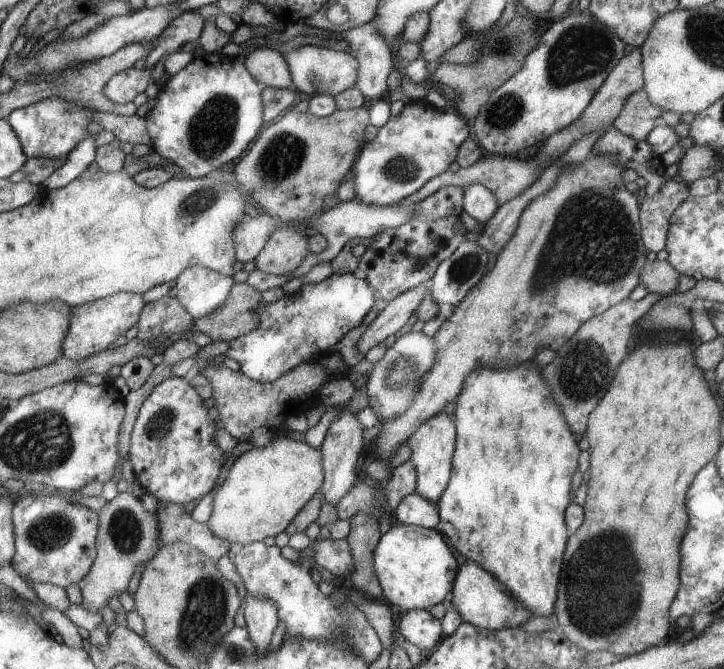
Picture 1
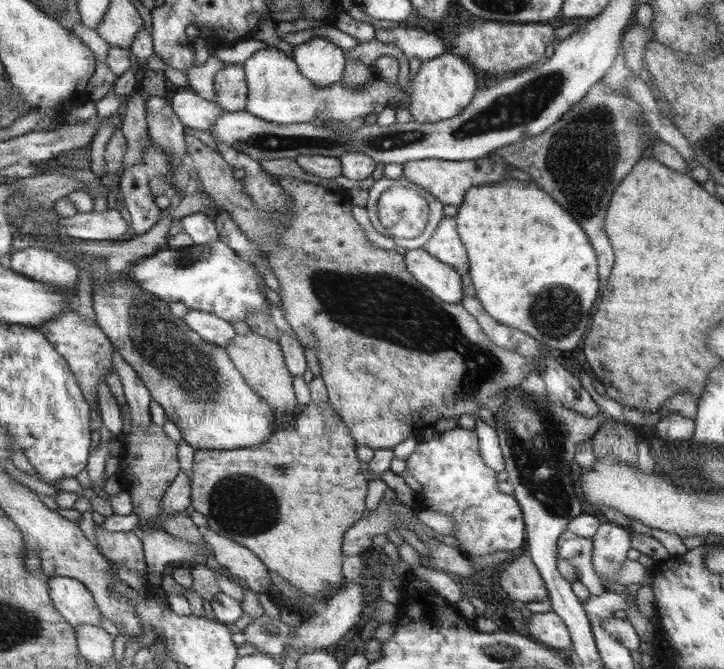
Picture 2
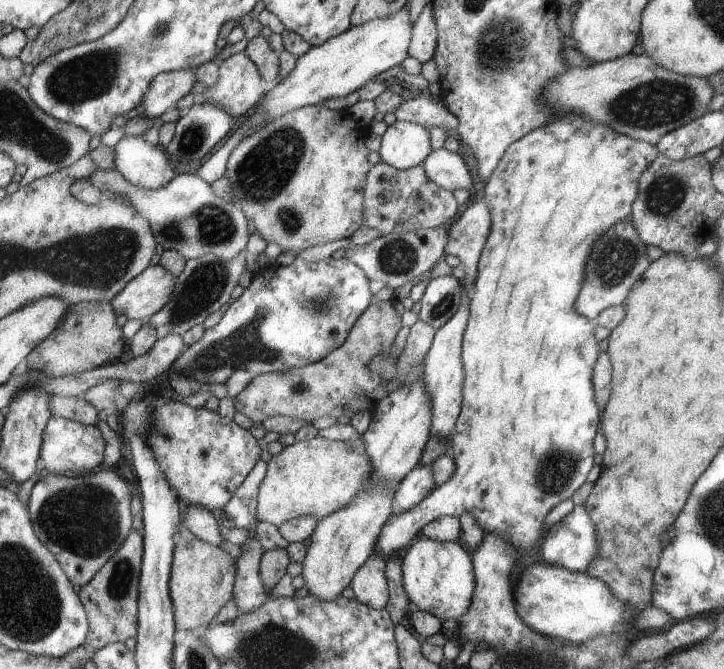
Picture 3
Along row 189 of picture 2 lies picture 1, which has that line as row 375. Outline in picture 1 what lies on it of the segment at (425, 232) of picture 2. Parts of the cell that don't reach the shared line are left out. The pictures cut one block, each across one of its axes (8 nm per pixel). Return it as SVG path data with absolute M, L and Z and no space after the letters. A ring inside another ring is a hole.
M410 331L397 338L394 345L386 350L384 357L375 362L366 384L366 392L369 396L368 406L372 408L376 418L386 422L410 408L416 396L416 390L420 388L422 376L432 368L434 358L436 358L436 342L432 336L422 331ZM396 376L400 380L394 380Z

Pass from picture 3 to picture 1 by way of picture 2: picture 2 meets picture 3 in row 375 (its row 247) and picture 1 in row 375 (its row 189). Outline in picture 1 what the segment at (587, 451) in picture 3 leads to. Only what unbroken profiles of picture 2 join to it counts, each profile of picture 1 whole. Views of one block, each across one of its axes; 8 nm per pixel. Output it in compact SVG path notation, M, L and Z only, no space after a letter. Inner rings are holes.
M522 364L514 368L492 368L492 366L482 366L478 370L474 370L473 374L465 381L461 394L456 398L456 410L454 417L457 418L457 452L453 453L453 474L446 486L445 492L440 500L436 502L439 512L439 528L450 538L450 546L454 546L454 550L458 554L462 554L464 558L477 562L480 566L493 574L508 588L510 595L526 608L531 616L540 616L542 618L550 618L555 612L555 603L559 594L558 580L560 578L560 570L562 570L562 556L564 556L564 548L566 548L566 540L568 540L568 530L564 524L564 510L566 506L572 502L572 474L576 472L576 462L578 462L578 444L574 434L569 430L568 423L562 416L561 407L552 400L550 394L550 386L544 382L544 378L540 376L540 372L530 366L530 364Z

